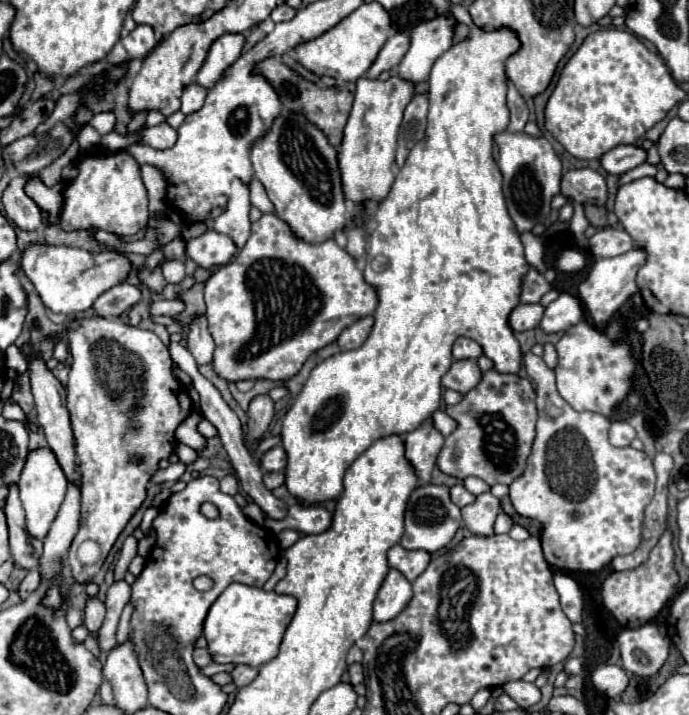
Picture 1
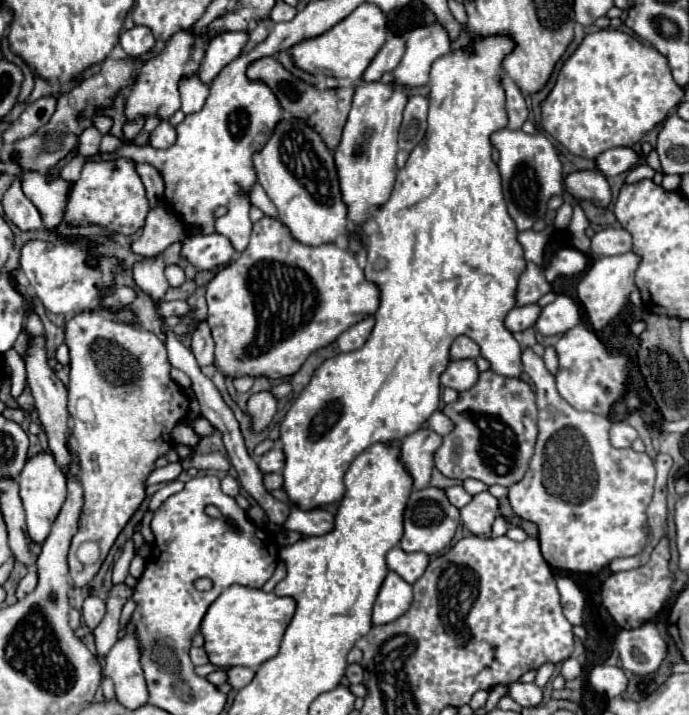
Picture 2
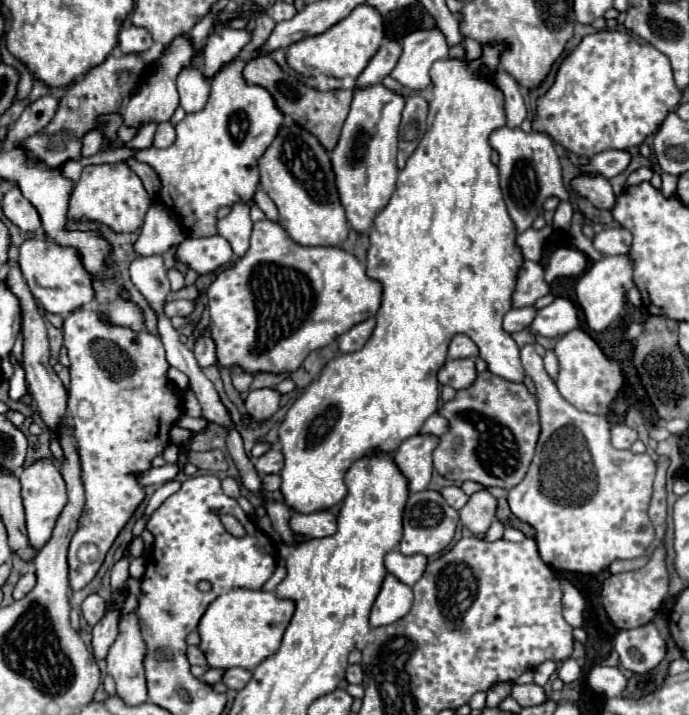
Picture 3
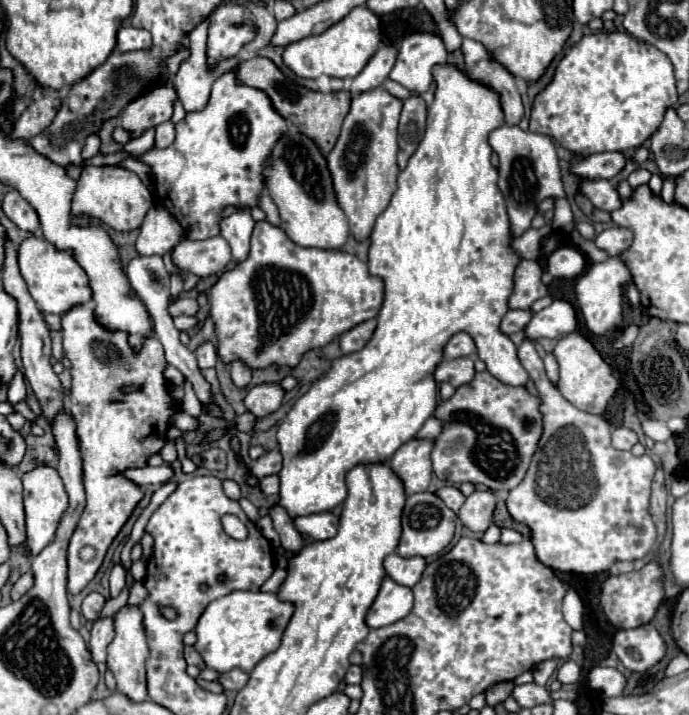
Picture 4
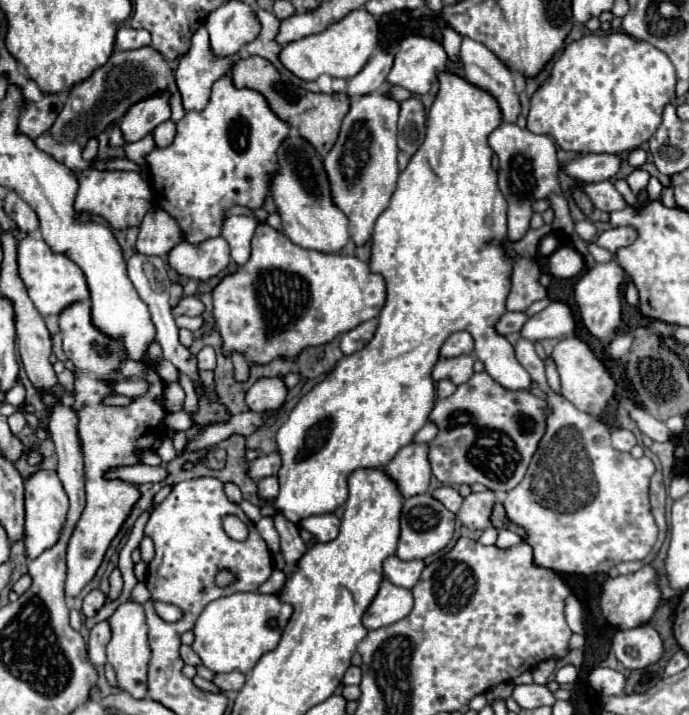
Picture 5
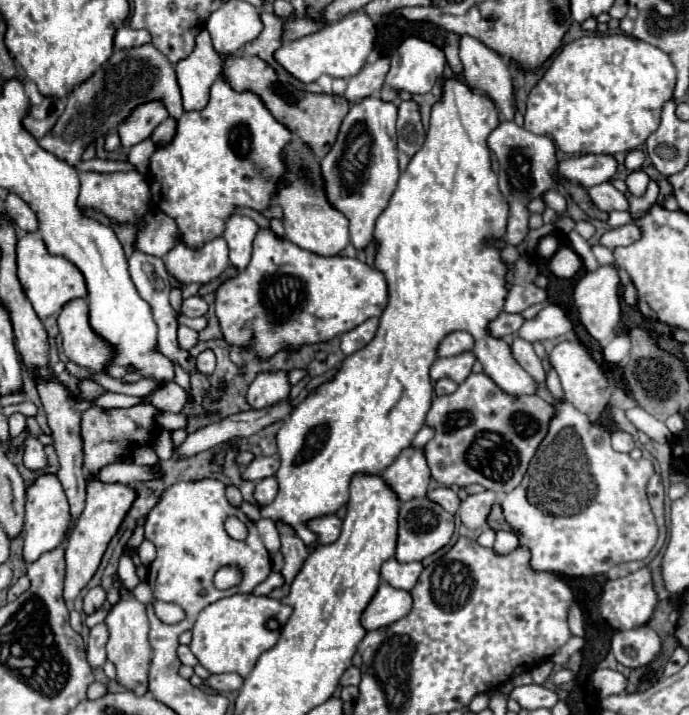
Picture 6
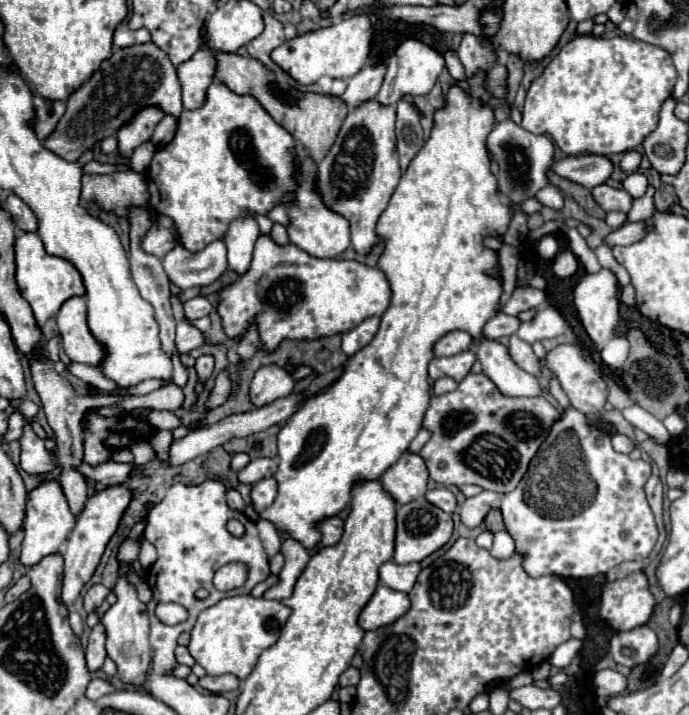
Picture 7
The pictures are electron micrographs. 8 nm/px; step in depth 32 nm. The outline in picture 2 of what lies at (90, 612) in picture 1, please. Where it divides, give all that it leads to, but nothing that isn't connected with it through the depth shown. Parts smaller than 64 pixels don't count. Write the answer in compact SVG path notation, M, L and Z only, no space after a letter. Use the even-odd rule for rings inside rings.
M88 596L82 606L82 618L88 628L96 628L102 622L102 616L106 614L106 604L98 596Z

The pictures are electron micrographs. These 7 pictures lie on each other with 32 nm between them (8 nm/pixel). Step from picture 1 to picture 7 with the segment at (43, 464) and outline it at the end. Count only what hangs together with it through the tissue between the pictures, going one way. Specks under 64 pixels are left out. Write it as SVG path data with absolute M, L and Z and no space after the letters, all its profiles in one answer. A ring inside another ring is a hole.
M44 480L42 486L38 486L28 494L26 518L24 518L24 542L20 554L22 566L26 568L36 566L44 556L60 552L60 546L68 540L74 526L76 526L76 516L70 512L60 484L56 480Z

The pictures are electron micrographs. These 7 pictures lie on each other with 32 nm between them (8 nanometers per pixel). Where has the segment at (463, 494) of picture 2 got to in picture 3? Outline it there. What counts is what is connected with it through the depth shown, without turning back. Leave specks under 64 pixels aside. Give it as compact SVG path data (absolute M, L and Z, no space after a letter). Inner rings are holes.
M458 486L442 488L440 494L442 494L442 498L448 502L448 506L452 506L454 510L460 510L460 508L466 504L466 500L468 500L468 496L466 496Z

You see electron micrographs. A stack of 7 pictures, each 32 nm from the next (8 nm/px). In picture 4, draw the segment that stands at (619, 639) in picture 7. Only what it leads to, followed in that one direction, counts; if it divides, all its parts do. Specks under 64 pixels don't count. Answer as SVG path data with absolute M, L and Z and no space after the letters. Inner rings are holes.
M644 624L632 630L618 630L614 650L628 670L644 672L662 660L666 646L658 630L652 624Z

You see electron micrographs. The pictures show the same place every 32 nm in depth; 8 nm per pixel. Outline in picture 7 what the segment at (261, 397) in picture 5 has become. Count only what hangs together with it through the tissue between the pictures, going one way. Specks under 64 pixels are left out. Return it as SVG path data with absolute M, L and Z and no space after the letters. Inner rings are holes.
M278 364L262 366L254 372L250 384L250 400L254 406L266 406L282 396L288 396L296 386L296 380Z

